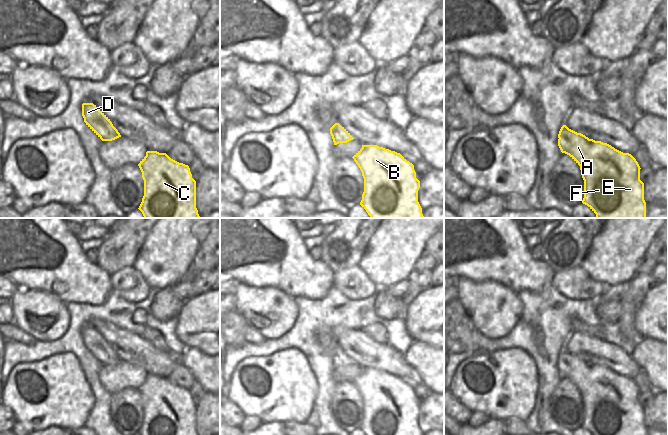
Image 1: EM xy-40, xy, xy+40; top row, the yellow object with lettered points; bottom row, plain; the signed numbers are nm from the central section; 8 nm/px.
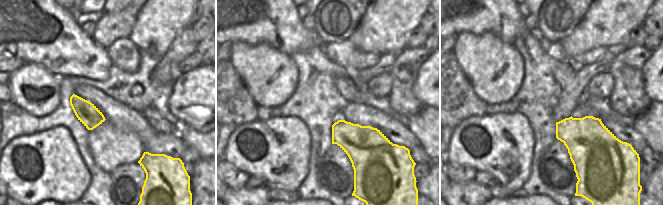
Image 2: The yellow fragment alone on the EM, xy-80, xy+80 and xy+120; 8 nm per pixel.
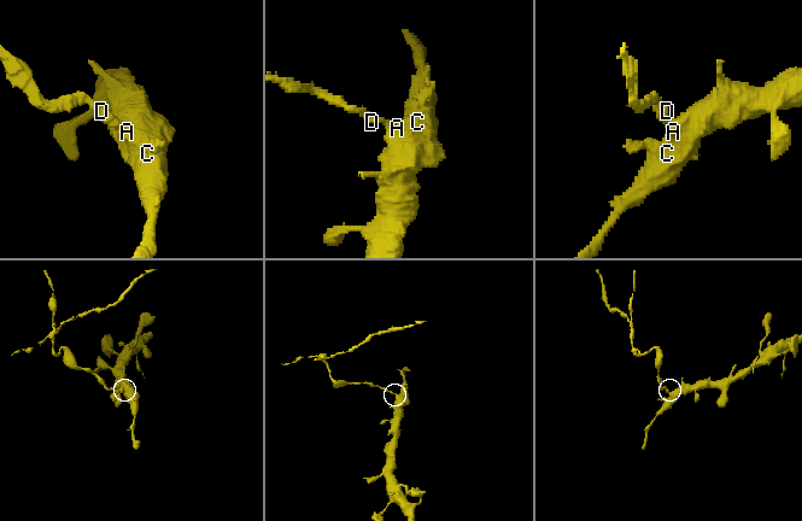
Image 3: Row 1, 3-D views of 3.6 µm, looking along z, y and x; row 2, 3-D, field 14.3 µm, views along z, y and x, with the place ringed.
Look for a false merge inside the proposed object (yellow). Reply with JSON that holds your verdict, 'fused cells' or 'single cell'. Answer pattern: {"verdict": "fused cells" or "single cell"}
{"verdict": "fused cells"}

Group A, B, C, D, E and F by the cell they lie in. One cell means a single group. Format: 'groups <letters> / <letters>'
groups A B C E F / D

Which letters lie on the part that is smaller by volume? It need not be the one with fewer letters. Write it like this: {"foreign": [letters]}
{"foreign": ["D"]}

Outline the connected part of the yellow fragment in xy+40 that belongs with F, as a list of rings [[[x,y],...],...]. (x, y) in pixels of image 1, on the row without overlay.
[[[563,349],[558,370],[579,390],[584,404],[582,427],[592,435],[646,435],[640,390],[629,377],[589,363]]]

